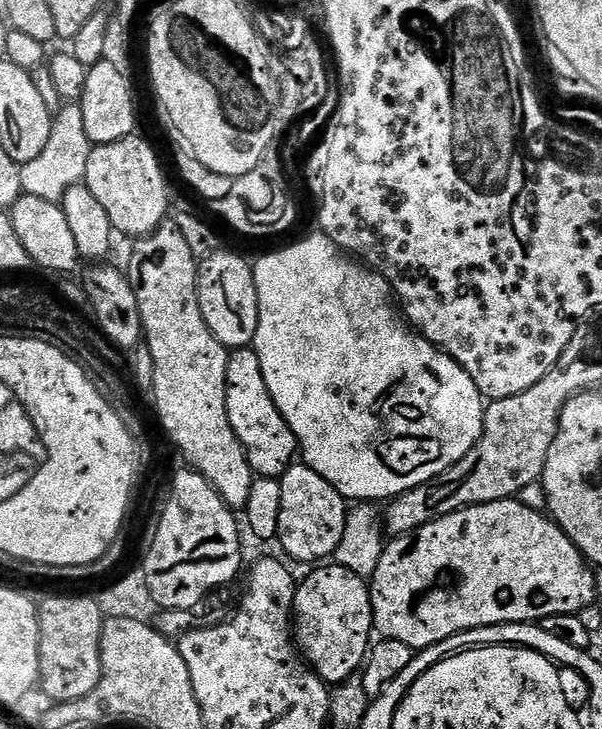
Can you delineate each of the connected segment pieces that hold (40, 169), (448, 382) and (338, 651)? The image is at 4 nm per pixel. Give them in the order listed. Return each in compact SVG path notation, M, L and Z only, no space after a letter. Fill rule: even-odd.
M78 102L65 103L53 115L51 134L45 149L38 154L38 158L34 158L34 161L21 165L21 191L28 196L45 198L46 201L56 203L63 201L66 190L84 180L88 158L93 147L84 129L80 104Z
M323 234L315 235L308 236L305 240L282 249L281 252L272 252L258 262L255 261L260 313L254 347L258 354L258 362L262 362L262 378L266 378L266 390L270 390L274 406L278 406L282 418L286 418L290 430L296 435L298 452L303 463L322 474L322 478L326 478L326 482L330 482L330 486L334 486L334 490L338 490L338 494L343 496L345 501L388 502L401 496L403 492L410 491L411 488L430 482L438 474L454 466L454 462L458 462L476 445L478 438L484 433L486 401L480 395L478 386L474 386L470 374L466 374L466 370L462 370L462 366L456 360L451 360L427 338L409 327L401 309L394 303L394 293L388 285L387 278L363 263L349 258L330 237Z
M322 564L312 571L296 587L294 640L301 657L319 678L335 686L355 675L367 659L374 634L371 587L367 579L337 564Z

